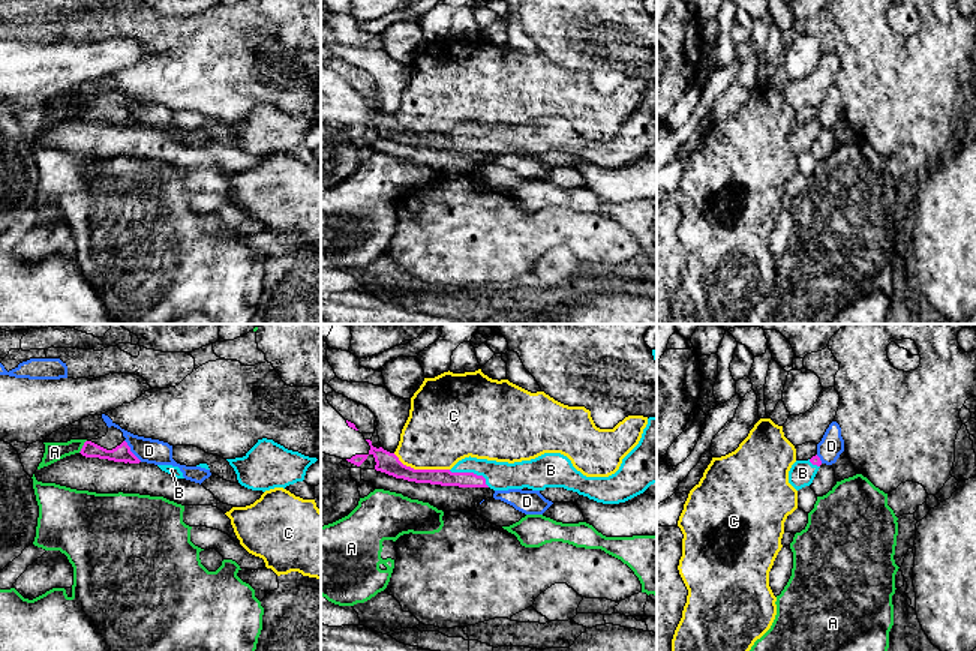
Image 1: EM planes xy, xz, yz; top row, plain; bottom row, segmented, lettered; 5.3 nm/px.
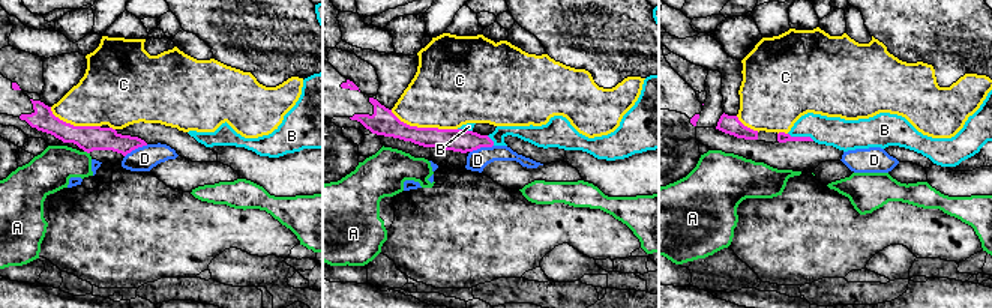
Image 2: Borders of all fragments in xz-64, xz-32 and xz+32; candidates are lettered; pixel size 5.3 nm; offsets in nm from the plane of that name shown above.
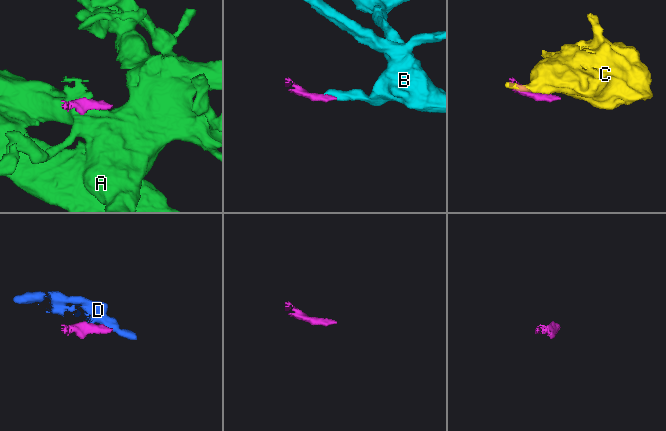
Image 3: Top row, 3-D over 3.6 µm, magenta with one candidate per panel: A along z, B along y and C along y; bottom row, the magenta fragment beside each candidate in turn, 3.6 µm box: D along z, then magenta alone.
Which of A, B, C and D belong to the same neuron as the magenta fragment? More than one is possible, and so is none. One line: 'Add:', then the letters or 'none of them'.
Add: B

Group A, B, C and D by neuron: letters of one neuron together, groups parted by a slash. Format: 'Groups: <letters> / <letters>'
Groups: A D / B / C

